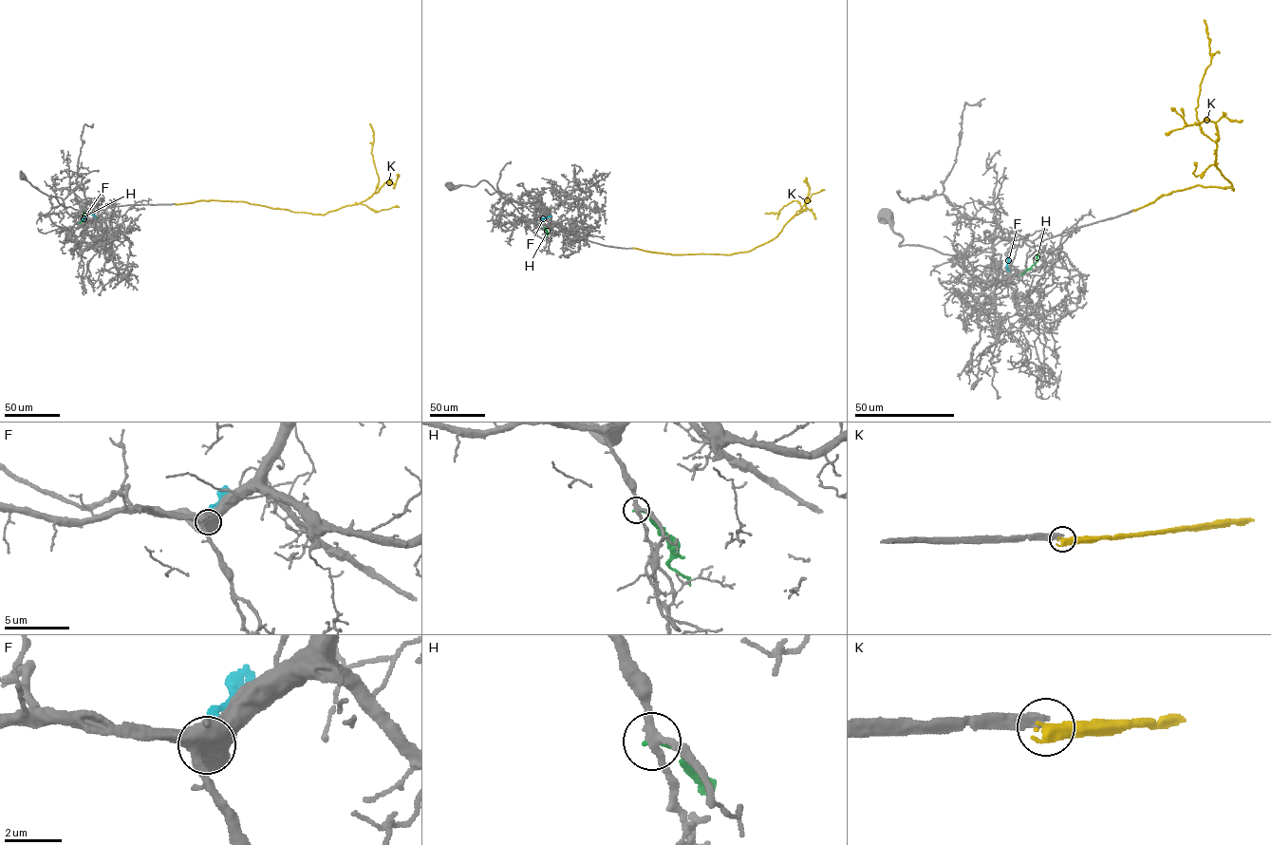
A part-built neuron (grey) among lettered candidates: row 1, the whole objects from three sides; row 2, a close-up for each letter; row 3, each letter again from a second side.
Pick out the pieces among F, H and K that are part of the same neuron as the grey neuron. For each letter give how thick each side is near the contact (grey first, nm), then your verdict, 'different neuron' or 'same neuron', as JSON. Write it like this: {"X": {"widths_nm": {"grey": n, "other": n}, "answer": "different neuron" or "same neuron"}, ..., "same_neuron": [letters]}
{"F": {"widths_nm": {"grey": 550, "other": 150}, "answer": "different neuron"}, "H": {"widths_nm": {"grey": 280, "other": 190}, "answer": "different neuron"}, "K": {"widths_nm": {"grey": 360, "other": 400}, "answer": "different neuron"}, "same_neuron": []}

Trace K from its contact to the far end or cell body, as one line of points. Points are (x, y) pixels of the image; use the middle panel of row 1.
K: (633, 248), (672, 254), (746, 252), (776, 237), (802, 209), (794, 200), (783, 206), (779, 214), (764, 213)

